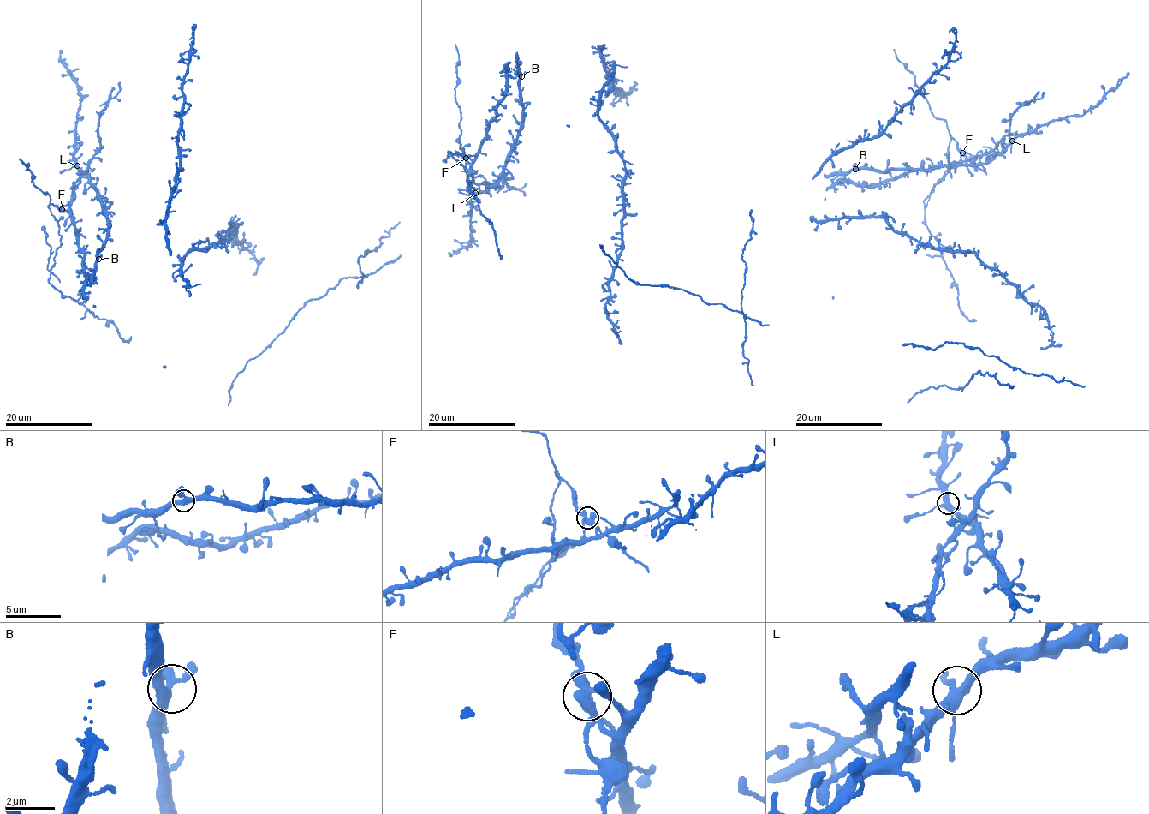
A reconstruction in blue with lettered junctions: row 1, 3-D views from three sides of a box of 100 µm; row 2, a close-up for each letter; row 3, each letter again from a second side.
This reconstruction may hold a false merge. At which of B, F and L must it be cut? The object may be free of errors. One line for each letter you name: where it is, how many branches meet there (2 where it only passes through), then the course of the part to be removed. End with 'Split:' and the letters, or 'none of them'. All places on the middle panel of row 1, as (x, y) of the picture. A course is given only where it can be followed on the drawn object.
F: (466, 158) | 4 | (466, 158), (458, 139), (463, 156), (449, 152), (461, 164), (468, 188), (491, 226), (501, 259)
Split: F

